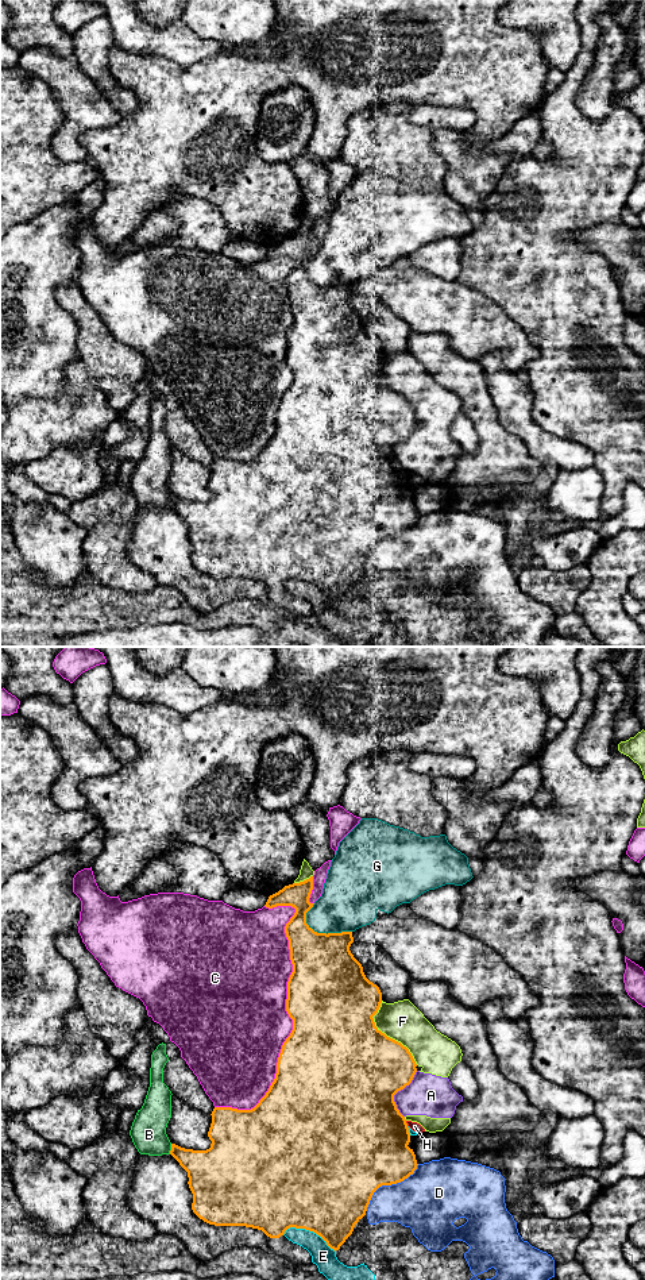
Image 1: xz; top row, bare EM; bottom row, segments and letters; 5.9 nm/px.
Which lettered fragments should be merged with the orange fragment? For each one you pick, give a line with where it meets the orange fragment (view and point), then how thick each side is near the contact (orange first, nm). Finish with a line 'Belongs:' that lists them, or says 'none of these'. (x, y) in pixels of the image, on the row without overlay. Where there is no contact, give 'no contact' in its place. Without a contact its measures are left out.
Belongs: none of these

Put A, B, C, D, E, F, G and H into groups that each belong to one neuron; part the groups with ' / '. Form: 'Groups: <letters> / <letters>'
Groups: A F / B / C / D G / E / H

